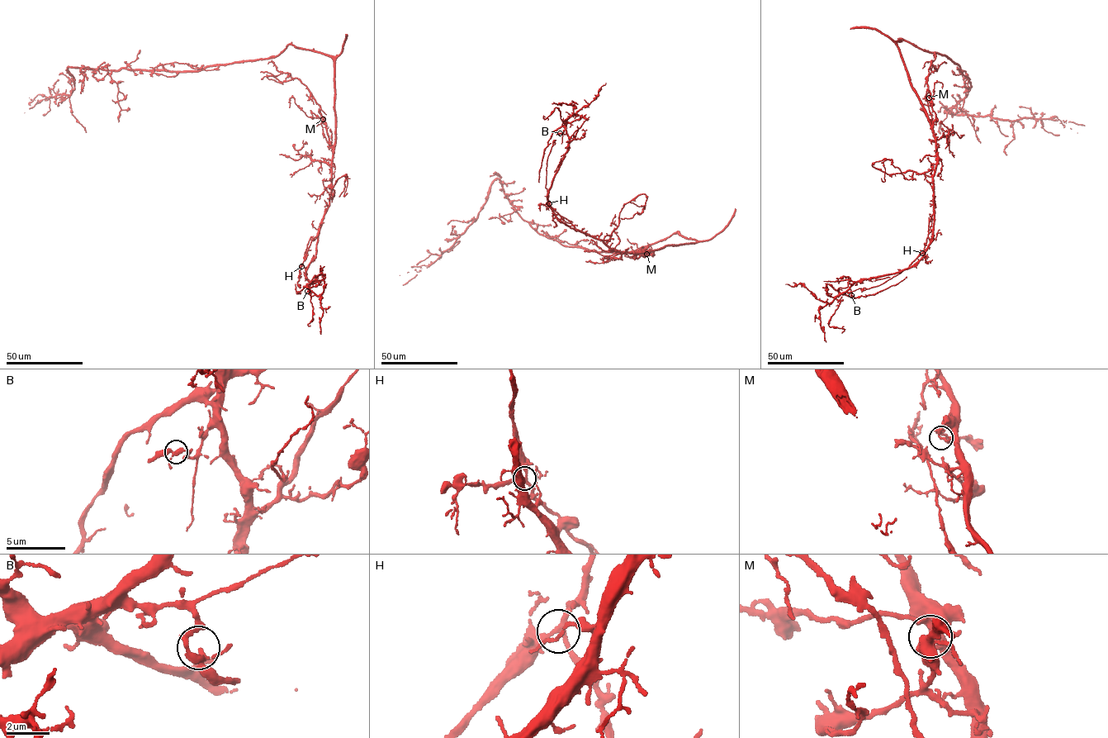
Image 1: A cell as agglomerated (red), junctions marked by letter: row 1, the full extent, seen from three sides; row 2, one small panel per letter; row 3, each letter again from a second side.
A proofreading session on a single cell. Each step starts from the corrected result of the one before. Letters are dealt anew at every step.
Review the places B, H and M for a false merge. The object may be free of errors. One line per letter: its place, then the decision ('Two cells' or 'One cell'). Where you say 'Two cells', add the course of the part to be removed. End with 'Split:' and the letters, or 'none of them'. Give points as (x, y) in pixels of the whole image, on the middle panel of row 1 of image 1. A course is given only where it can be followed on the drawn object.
B: Place: (560, 133). One cell
H: Place: (549, 203). One cell
M: Place: (646, 254). One cell
Split: none of them

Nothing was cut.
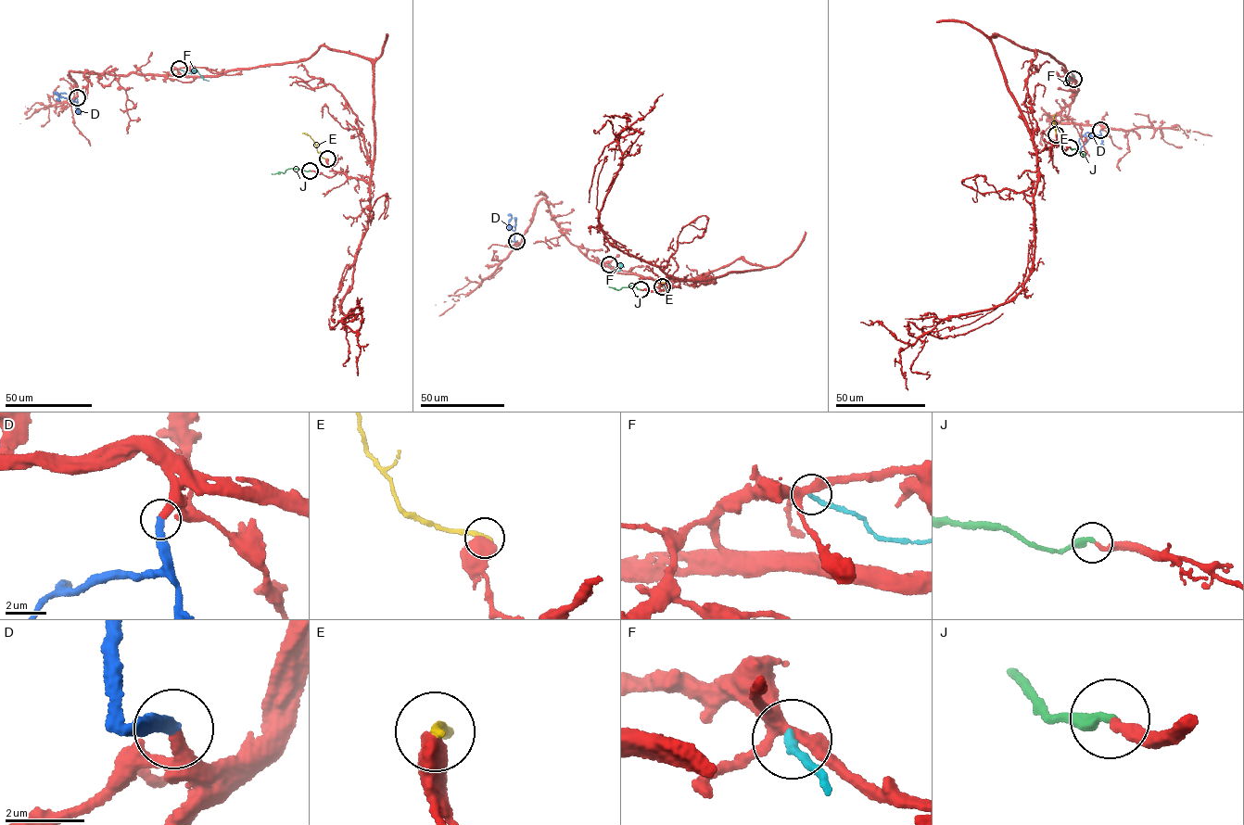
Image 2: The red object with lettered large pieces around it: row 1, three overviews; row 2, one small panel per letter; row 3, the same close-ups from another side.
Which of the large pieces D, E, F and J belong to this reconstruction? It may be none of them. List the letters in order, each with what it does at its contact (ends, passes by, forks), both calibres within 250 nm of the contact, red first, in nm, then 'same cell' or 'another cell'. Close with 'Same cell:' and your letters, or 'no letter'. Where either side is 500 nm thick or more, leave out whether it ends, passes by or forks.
D: it ends; calibres 320 and 280 nm; same cell
E: calibres 700 and 260 nm; another cell
F: it ends; calibres 320 and 200 nm; another cell
J: it ends; calibres 240 and 320 nm; same cell
Same cell: D, J

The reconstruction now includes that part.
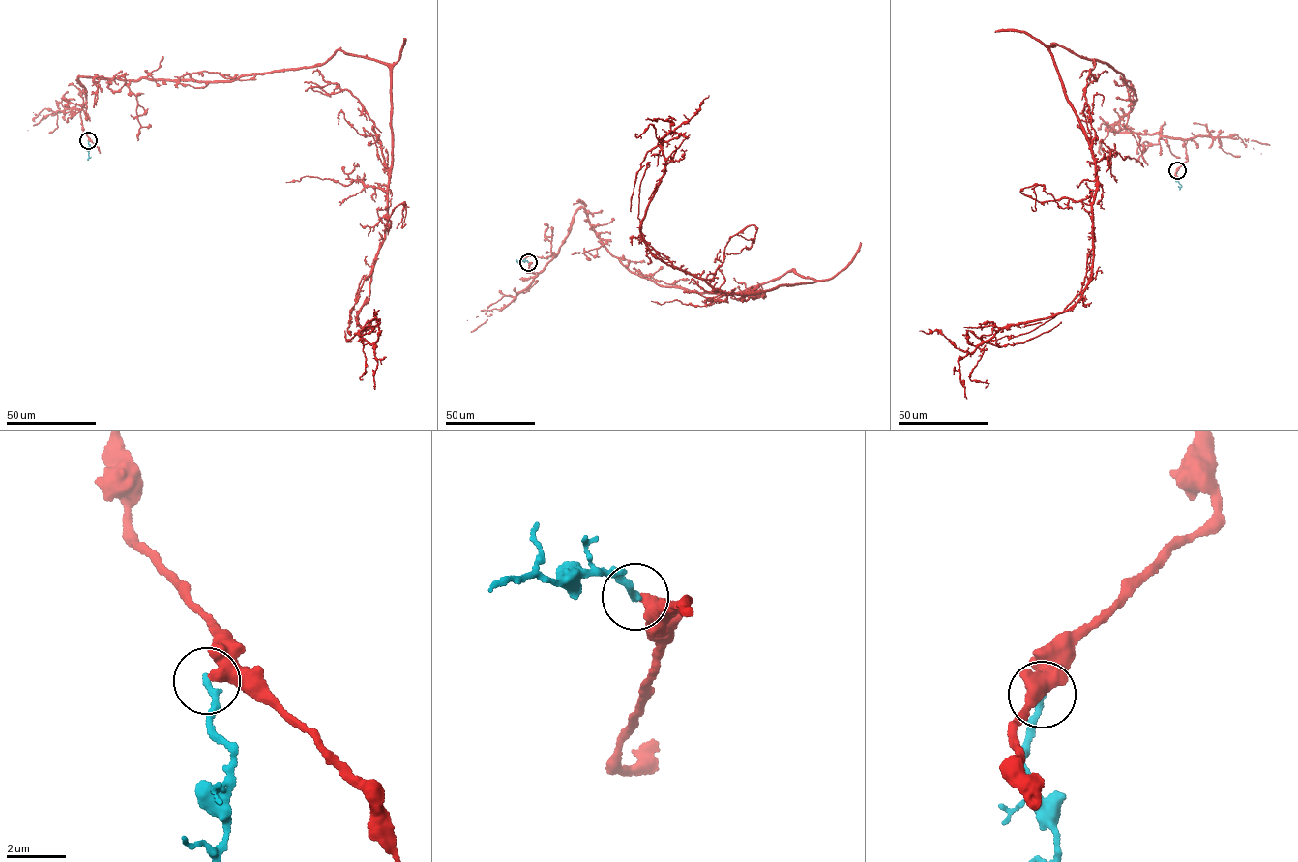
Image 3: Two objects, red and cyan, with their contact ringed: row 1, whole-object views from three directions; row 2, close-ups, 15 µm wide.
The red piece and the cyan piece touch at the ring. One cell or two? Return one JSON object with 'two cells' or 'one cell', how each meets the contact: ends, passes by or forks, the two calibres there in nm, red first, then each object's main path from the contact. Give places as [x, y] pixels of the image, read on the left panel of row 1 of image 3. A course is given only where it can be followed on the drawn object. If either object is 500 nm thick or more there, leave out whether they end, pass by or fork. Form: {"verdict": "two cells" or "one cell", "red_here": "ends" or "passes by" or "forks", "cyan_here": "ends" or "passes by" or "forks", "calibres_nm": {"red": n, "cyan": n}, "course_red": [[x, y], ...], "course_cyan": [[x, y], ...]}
{"verdict": "two cells", "red_here": "ends", "cyan_here": "ends", "calibres_nm": {"red": 480, "cyan": 240}, "course_red": [[88, 140], [79, 76], [229, 80], [340, 49], [381, 61], [388, 219], [356, 319], [371, 343], [378, 310]], "course_cyan": [[88, 140], [91, 157]]}

